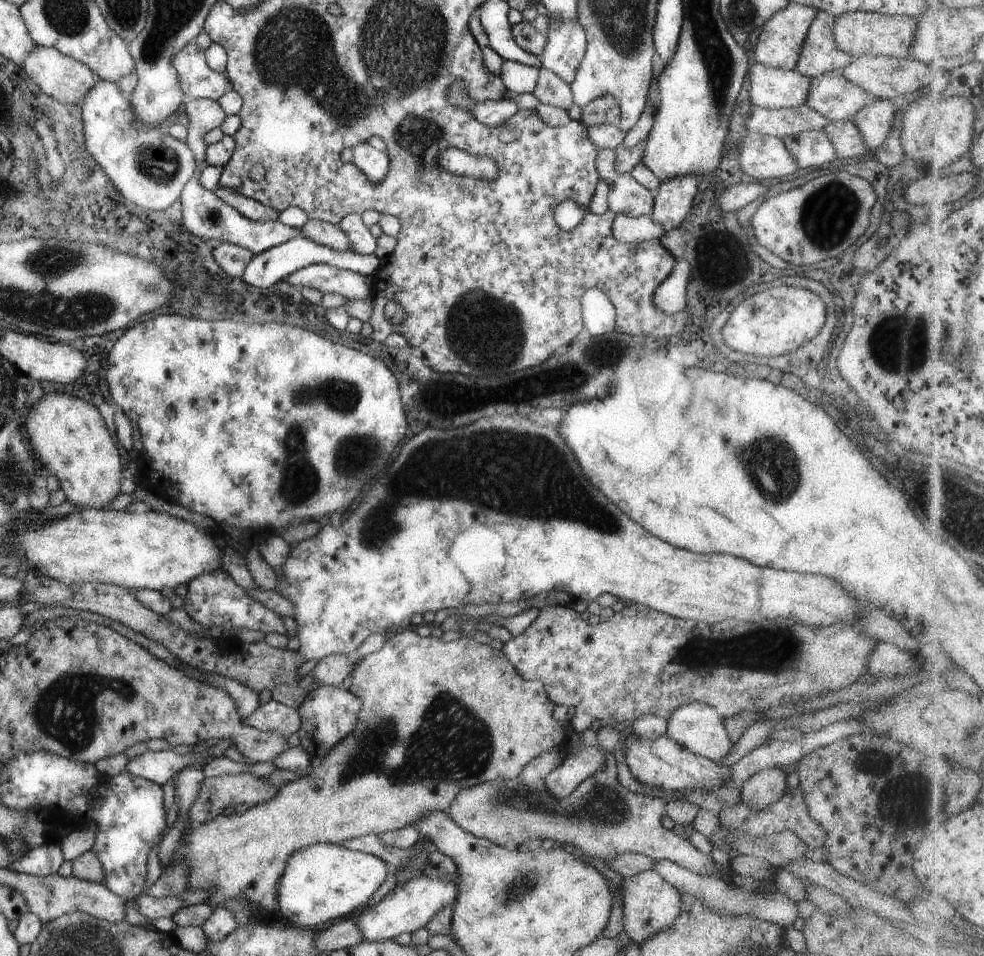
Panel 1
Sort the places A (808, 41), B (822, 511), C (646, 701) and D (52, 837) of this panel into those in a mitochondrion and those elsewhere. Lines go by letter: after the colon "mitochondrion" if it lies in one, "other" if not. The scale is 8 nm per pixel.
A: other
B: other
C: other
D: other

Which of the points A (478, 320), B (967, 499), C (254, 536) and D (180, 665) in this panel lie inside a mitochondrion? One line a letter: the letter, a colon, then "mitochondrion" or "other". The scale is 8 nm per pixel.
A: mitochondrion
B: mitochondrion
C: other
D: other

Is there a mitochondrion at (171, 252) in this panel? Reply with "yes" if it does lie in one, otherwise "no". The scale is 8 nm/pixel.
no

